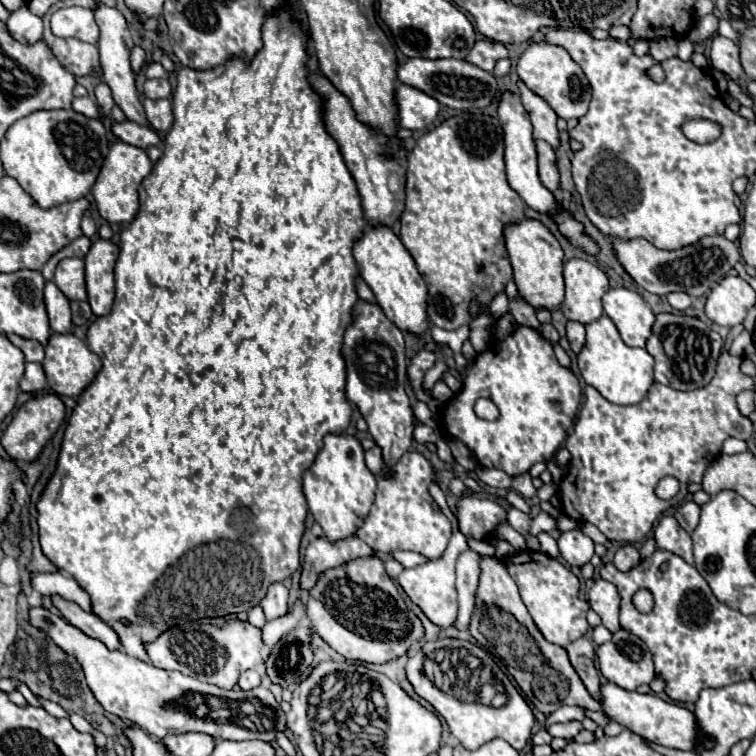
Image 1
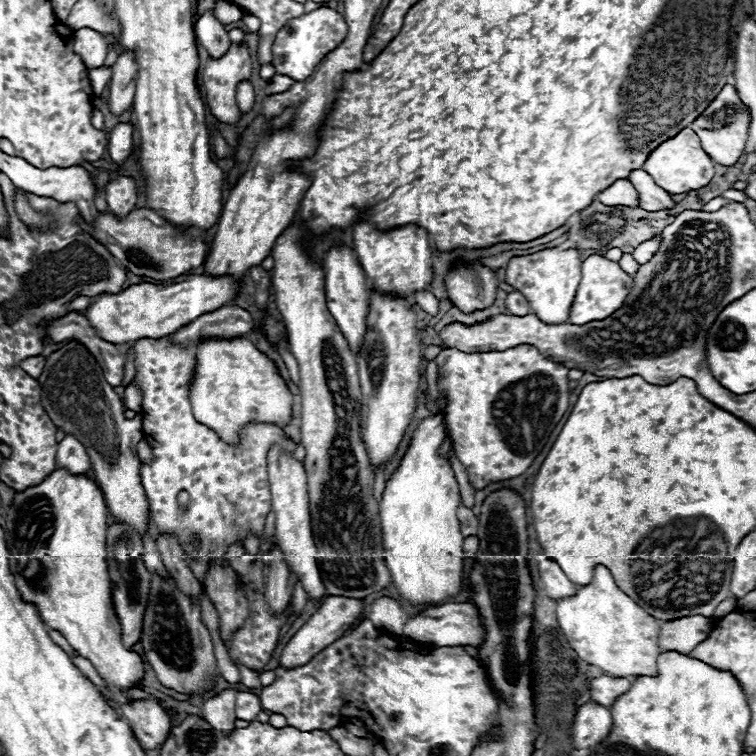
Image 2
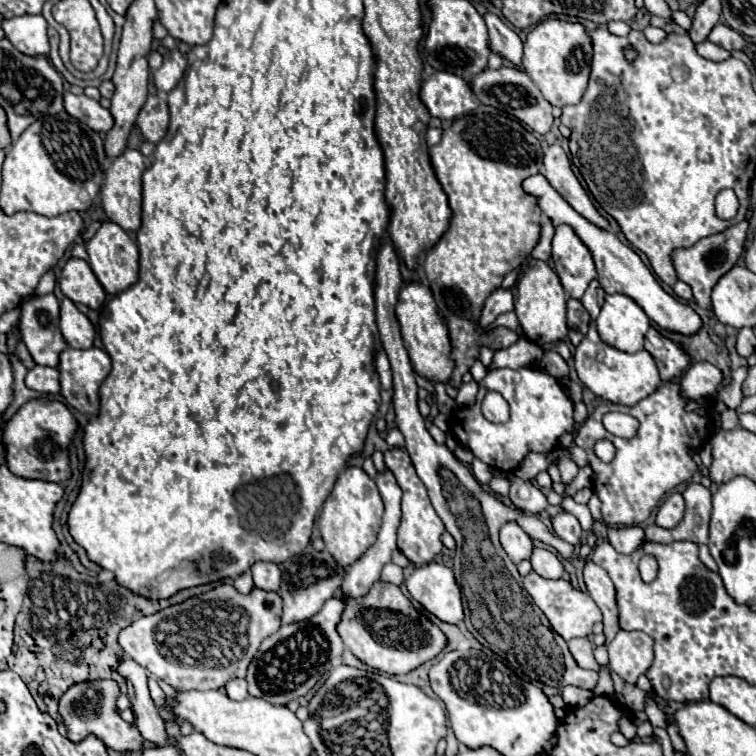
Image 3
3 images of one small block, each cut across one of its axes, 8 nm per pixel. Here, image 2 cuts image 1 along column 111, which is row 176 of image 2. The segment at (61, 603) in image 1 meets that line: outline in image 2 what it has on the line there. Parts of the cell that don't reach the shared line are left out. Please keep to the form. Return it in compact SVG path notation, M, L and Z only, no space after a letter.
M634 170L634 172L630 172L628 180L632 182L632 186L634 186L636 192L638 192L638 206L640 206L642 210L654 212L654 210L662 210L662 208L674 206L674 202L670 200L670 194L668 194L666 190L658 188L644 170Z

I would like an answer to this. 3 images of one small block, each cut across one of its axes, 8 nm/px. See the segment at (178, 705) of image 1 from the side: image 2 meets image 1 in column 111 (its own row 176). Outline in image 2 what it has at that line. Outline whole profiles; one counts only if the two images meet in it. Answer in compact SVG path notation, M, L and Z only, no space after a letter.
M684 128L674 138L662 142L656 150L652 150L650 156L646 158L642 170L648 172L654 180L654 184L658 184L662 190L666 190L670 194L686 194L690 190L698 190L702 186L706 186L712 180L714 162L702 150L698 136L690 128Z

